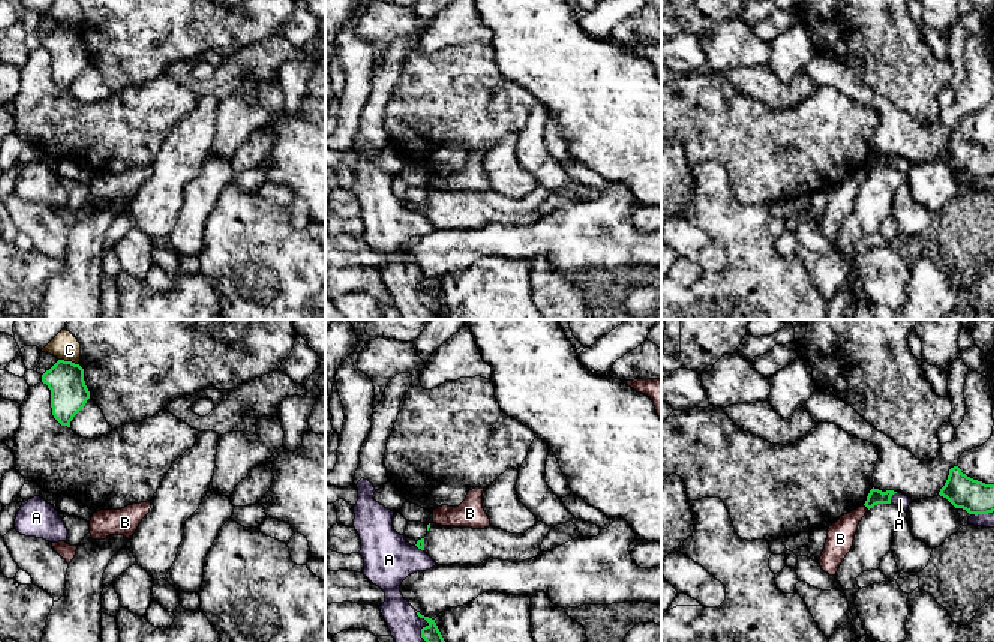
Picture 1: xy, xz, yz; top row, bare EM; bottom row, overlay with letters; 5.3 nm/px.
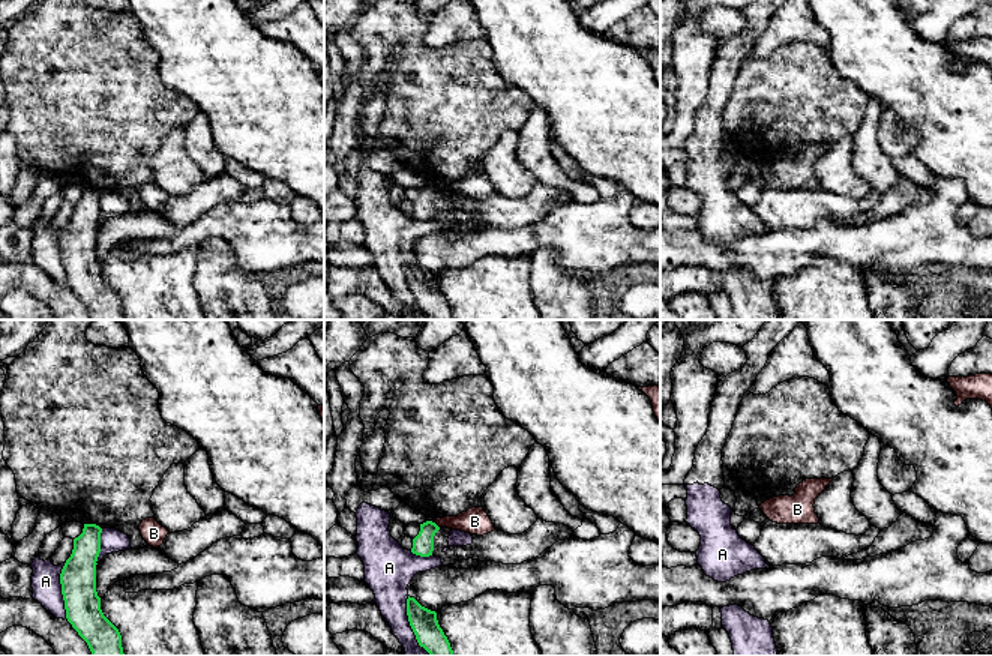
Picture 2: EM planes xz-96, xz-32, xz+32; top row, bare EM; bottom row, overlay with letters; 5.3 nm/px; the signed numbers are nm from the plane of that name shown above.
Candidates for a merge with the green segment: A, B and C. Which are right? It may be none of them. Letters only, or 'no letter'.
no letter

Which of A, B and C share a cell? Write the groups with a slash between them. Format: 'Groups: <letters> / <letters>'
Groups: A / B / C

